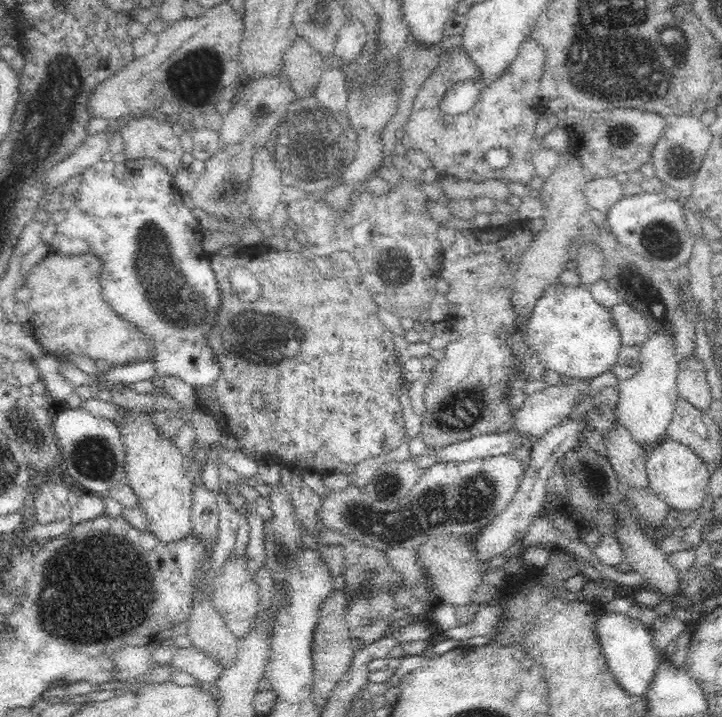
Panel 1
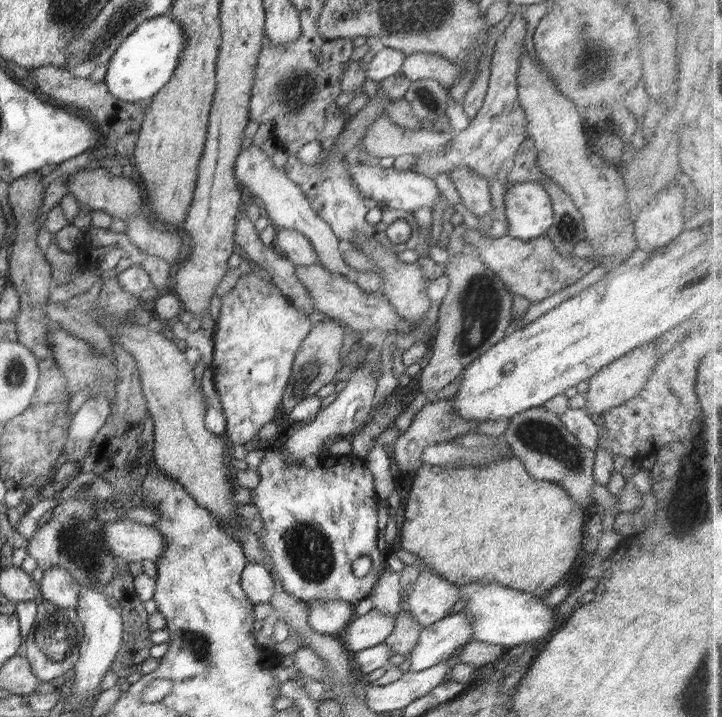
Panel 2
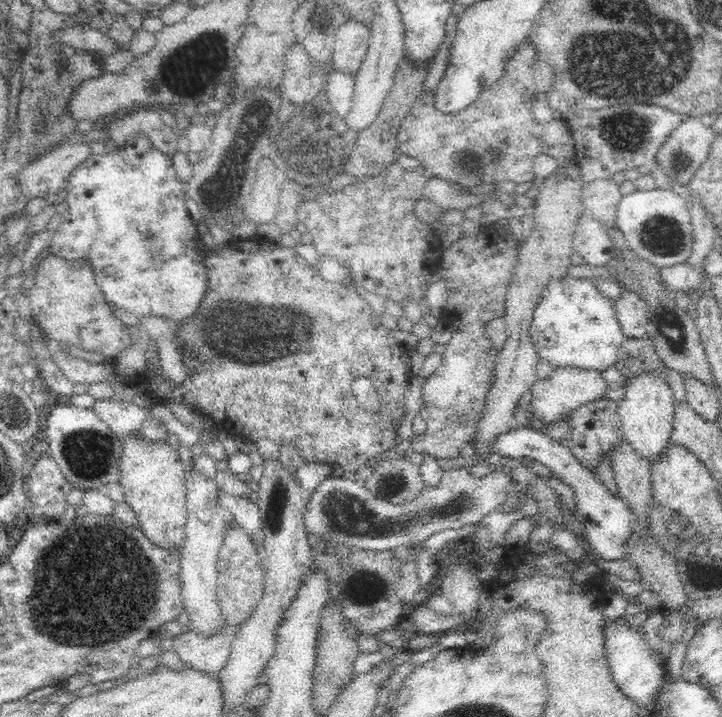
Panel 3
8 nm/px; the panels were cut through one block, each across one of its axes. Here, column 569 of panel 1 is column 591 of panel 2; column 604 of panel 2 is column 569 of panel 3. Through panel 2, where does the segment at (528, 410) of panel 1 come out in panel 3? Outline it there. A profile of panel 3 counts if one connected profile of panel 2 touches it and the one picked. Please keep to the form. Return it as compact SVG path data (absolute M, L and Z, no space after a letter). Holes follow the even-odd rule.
M556 367L549 378L538 378L531 386L529 410L534 417L530 420L546 422L548 425L562 421L570 410L604 398L610 388L600 371L578 367Z

